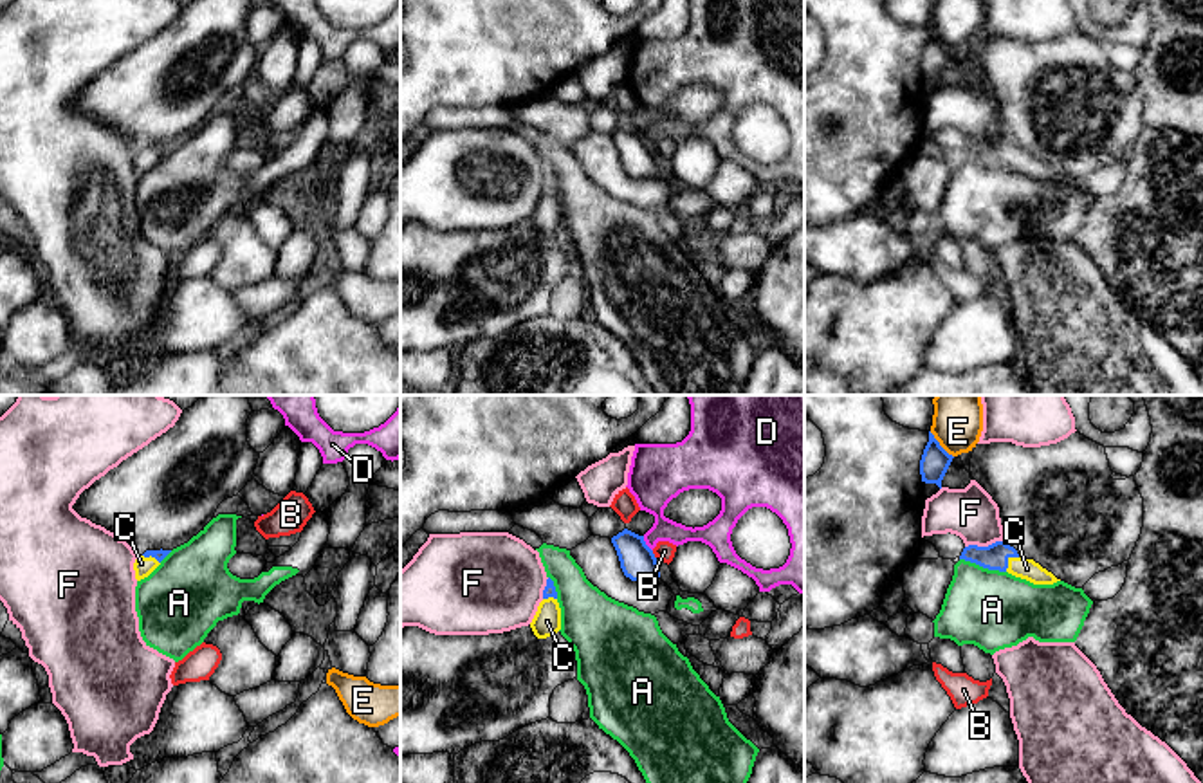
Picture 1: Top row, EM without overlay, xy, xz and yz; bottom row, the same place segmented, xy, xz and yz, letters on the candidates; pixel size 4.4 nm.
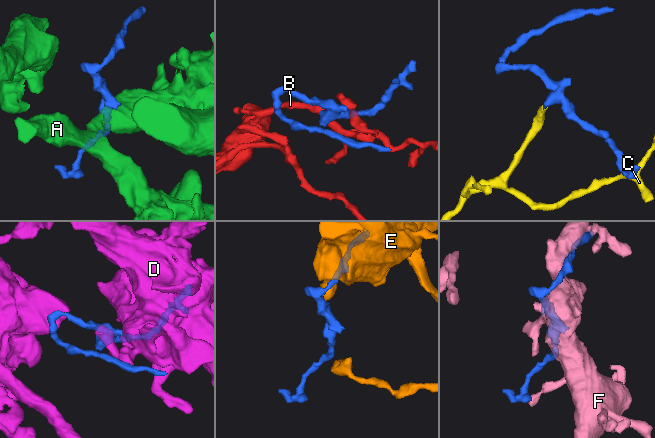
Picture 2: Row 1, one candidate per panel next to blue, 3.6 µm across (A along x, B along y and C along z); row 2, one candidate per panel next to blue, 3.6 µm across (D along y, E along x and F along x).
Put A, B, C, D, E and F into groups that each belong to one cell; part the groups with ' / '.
A / B / C / D / E / F

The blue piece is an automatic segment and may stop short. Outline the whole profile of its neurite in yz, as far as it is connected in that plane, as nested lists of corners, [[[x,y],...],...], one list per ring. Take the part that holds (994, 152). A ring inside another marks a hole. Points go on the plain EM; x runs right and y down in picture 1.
[[[996,137],[988,143],[969,141],[963,144],[960,155],[988,166],[1008,168],[1033,180],[1053,180],[1061,177],[1033,155],[1021,153],[1017,146],[1005,137]]]

